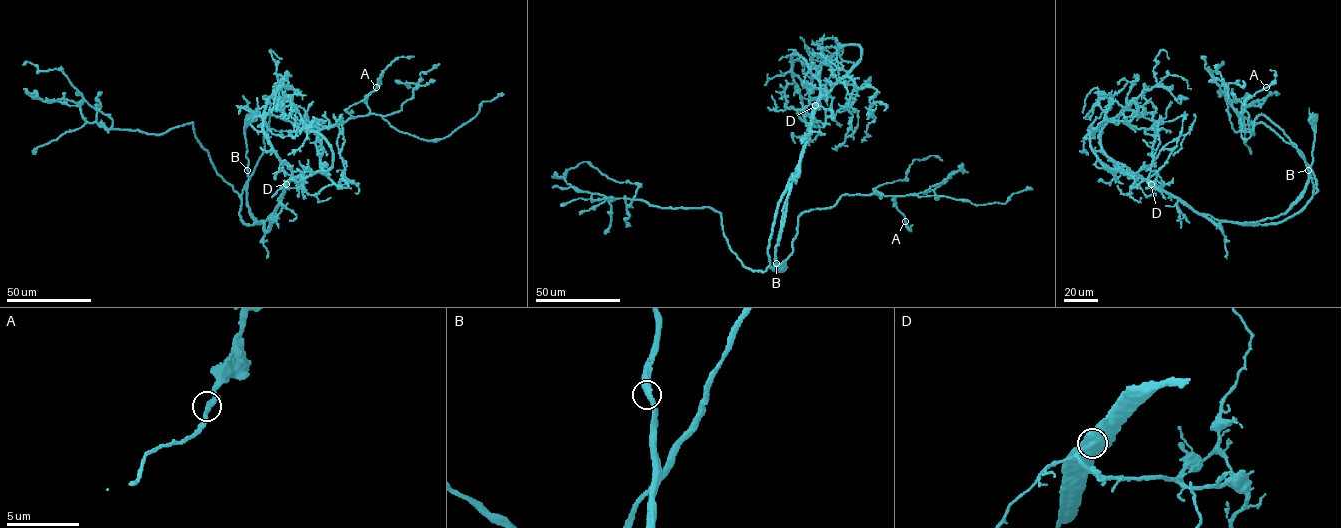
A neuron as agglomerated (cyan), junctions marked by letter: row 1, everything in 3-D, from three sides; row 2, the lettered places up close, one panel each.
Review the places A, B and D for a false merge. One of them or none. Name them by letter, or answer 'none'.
B

